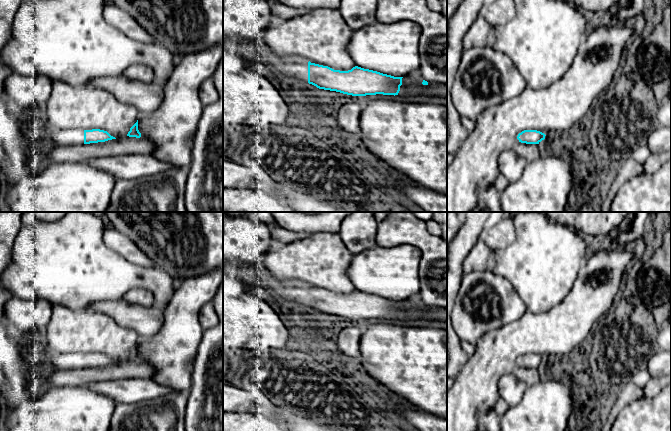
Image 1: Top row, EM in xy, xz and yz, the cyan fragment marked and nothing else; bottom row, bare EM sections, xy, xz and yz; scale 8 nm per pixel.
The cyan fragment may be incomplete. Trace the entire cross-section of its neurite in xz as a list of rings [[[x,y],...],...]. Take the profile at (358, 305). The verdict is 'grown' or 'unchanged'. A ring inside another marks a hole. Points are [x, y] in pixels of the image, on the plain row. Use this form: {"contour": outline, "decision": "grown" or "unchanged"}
{"contour": [[[223,263],[223,272],[254,286],[263,286],[270,291],[308,306],[319,313],[336,315],[352,320],[398,319],[403,301],[394,301],[358,290],[348,295],[334,294],[328,290],[311,287],[301,280],[280,281],[262,266],[228,265]]], "decision": "grown"}

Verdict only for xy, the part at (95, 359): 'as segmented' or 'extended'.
extended

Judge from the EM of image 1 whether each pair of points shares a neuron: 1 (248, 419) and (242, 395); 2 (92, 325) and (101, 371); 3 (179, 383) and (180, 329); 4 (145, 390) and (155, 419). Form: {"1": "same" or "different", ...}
{"1": "different", "2": "different", "3": "same", "4": "different"}

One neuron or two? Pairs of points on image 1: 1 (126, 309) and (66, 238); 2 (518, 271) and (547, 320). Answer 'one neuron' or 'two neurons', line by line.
1: two neurons
2: two neurons

